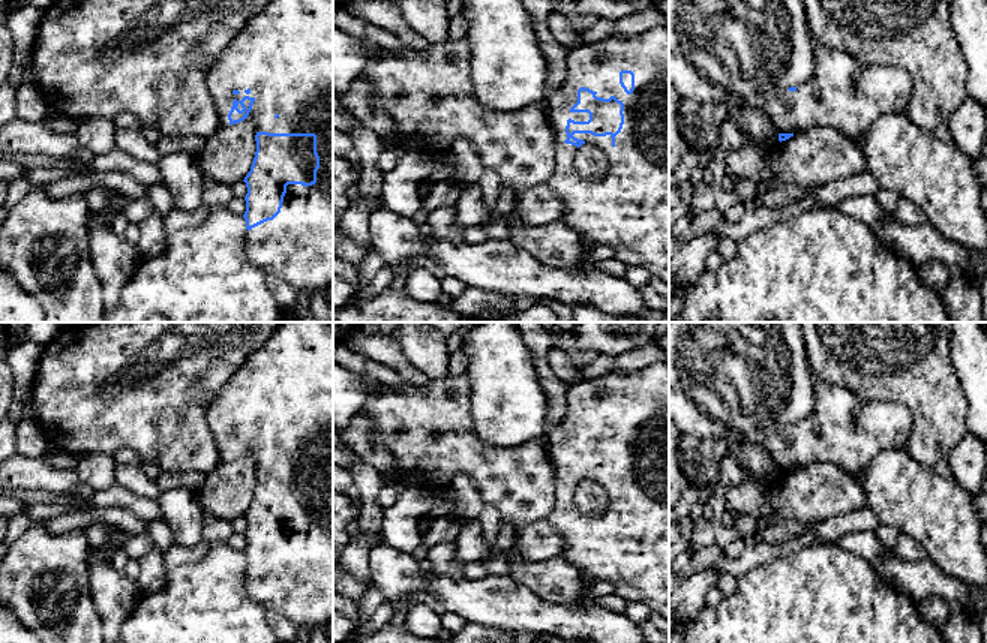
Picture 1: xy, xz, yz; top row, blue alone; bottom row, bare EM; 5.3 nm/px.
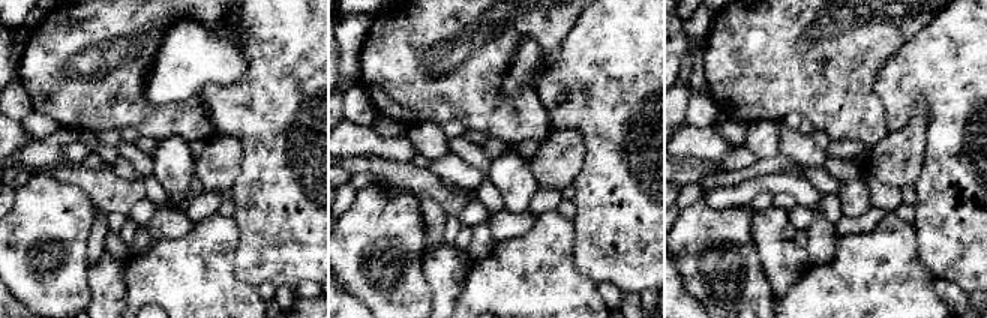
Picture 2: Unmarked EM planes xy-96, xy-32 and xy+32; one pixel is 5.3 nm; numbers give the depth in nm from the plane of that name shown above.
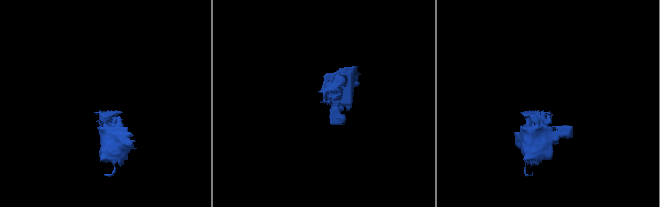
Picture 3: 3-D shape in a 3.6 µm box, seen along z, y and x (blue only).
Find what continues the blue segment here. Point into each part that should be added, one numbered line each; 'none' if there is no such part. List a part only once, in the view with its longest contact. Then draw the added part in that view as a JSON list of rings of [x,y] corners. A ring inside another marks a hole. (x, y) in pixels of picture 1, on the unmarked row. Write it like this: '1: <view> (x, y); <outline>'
1: xz (627, 544); [[[657,361],[633,372],[609,372],[570,384],[567,415],[546,435],[546,445],[555,472],[555,505],[548,520],[564,537],[564,559],[588,573],[594,583],[612,582],[614,594],[627,603],[642,603],[669,621],[669,364]],[[621,406],[634,409],[632,430],[620,420]],[[580,423],[596,427],[597,433],[615,432],[624,439],[624,460],[614,475],[610,471],[573,471],[606,492],[609,505],[596,516],[578,510],[573,501],[578,483],[564,478],[568,454],[590,456],[588,448],[570,447]]]

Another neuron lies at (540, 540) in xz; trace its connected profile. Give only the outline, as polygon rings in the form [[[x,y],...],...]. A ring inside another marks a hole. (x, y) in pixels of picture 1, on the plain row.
[[[548,520],[526,523],[514,532],[514,552],[528,561],[564,559],[566,541],[561,532]]]

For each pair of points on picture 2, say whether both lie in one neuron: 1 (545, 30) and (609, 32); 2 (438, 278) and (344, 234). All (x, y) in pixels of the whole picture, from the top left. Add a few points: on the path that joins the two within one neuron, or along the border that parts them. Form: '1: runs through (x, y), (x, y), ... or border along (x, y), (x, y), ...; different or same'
1: border along (579, 15), (563, 44), (549, 57); different
2: border along (425, 239), (423, 276), (432, 302); different

